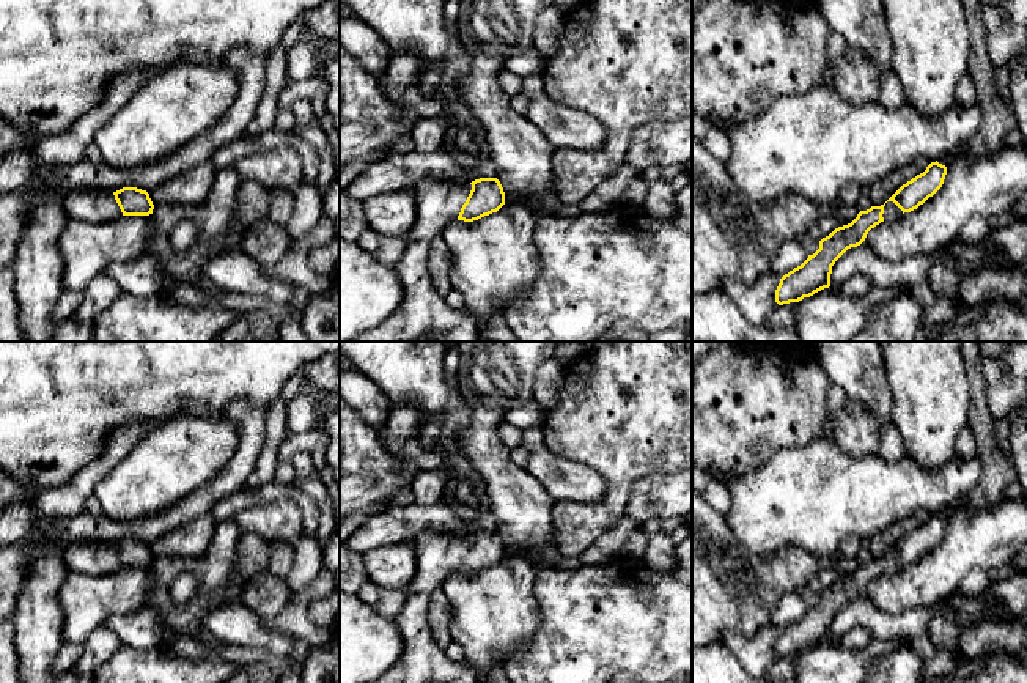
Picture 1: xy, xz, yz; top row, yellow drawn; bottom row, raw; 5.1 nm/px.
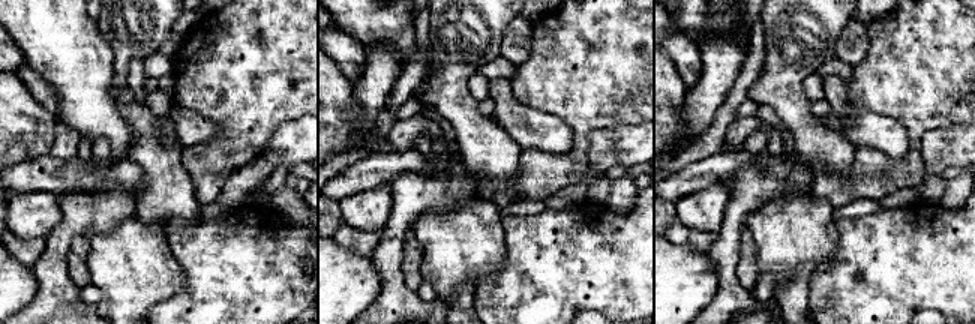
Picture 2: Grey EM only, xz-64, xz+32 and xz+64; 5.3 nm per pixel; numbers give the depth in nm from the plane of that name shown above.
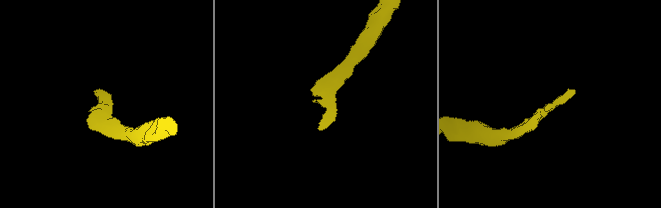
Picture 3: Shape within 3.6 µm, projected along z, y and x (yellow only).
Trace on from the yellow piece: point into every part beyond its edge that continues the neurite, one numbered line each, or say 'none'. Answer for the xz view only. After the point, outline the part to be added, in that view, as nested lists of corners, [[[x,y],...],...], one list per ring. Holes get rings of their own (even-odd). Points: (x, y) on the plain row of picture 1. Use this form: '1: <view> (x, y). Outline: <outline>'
1: xz (422, 661). Outline: [[[425,532],[417,538],[418,570],[404,590],[407,598],[401,612],[393,618],[404,650],[382,677],[370,683],[480,683],[472,666],[451,661],[436,645],[428,626],[431,593],[458,573],[470,543],[470,535],[447,537],[439,532]]]

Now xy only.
1: xy (95, 559). Outline: [[[74,543],[63,549],[63,560],[69,571],[93,576],[123,568],[113,545]]]

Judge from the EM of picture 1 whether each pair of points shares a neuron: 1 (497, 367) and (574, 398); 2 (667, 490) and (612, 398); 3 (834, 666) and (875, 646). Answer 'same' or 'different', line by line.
1: different
2: different
3: same

